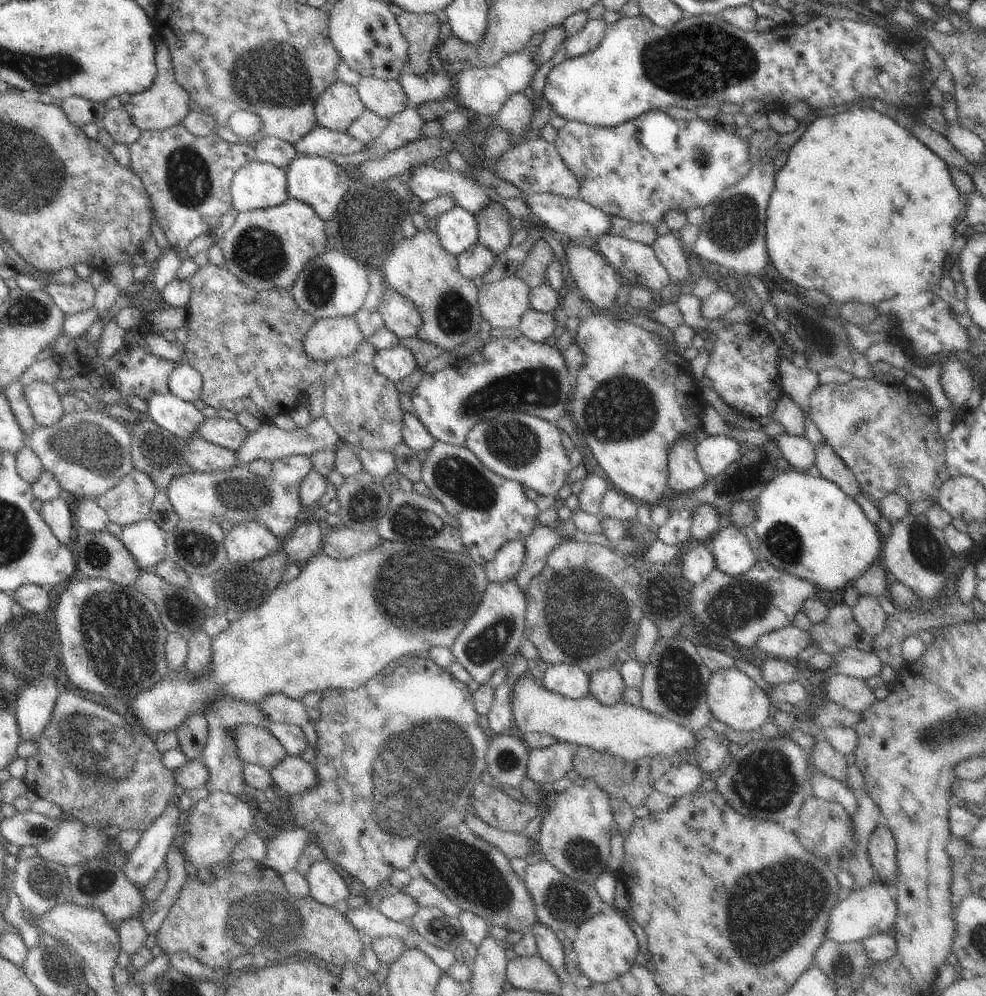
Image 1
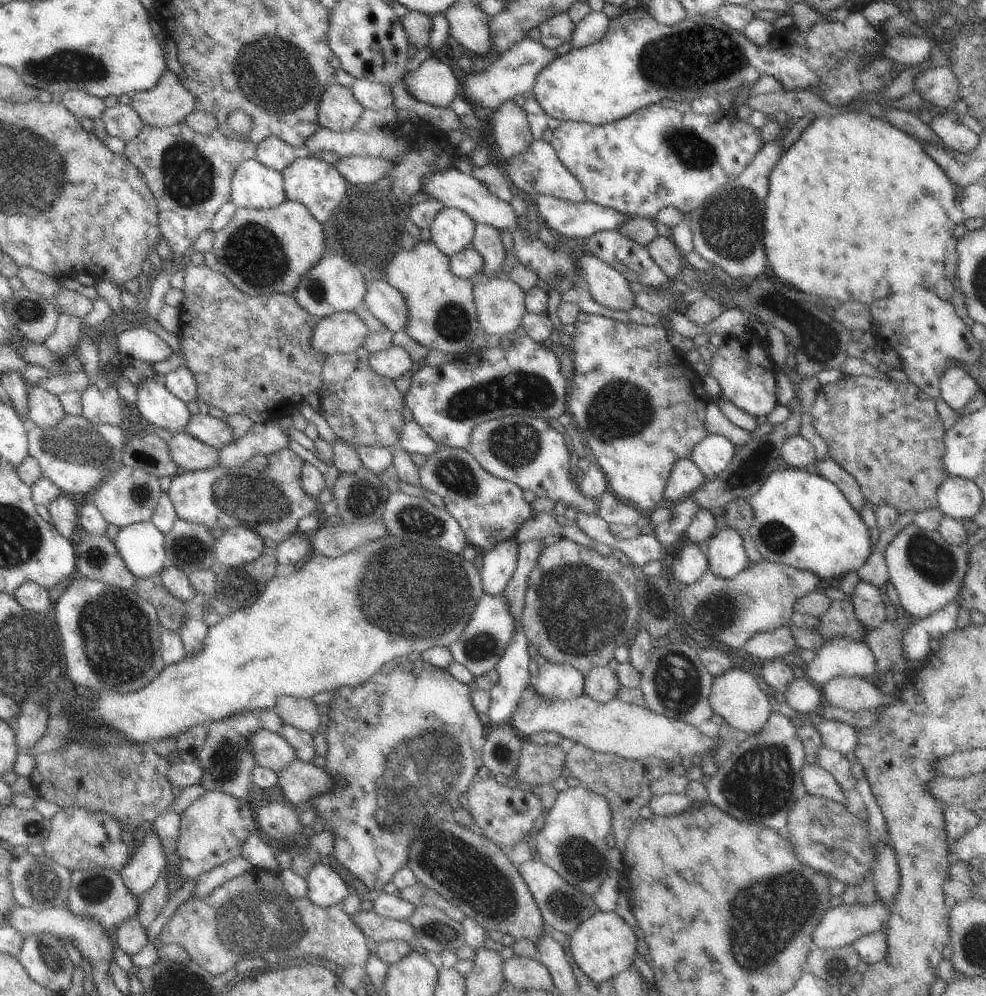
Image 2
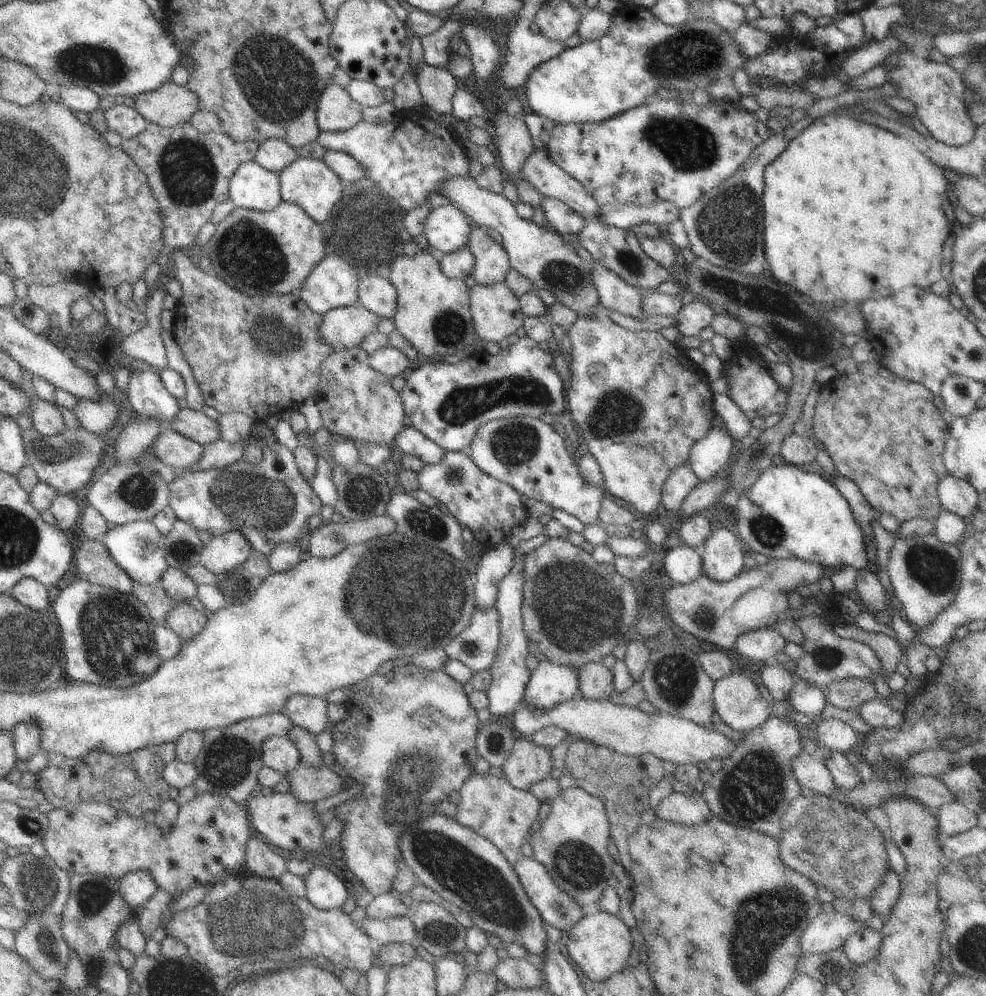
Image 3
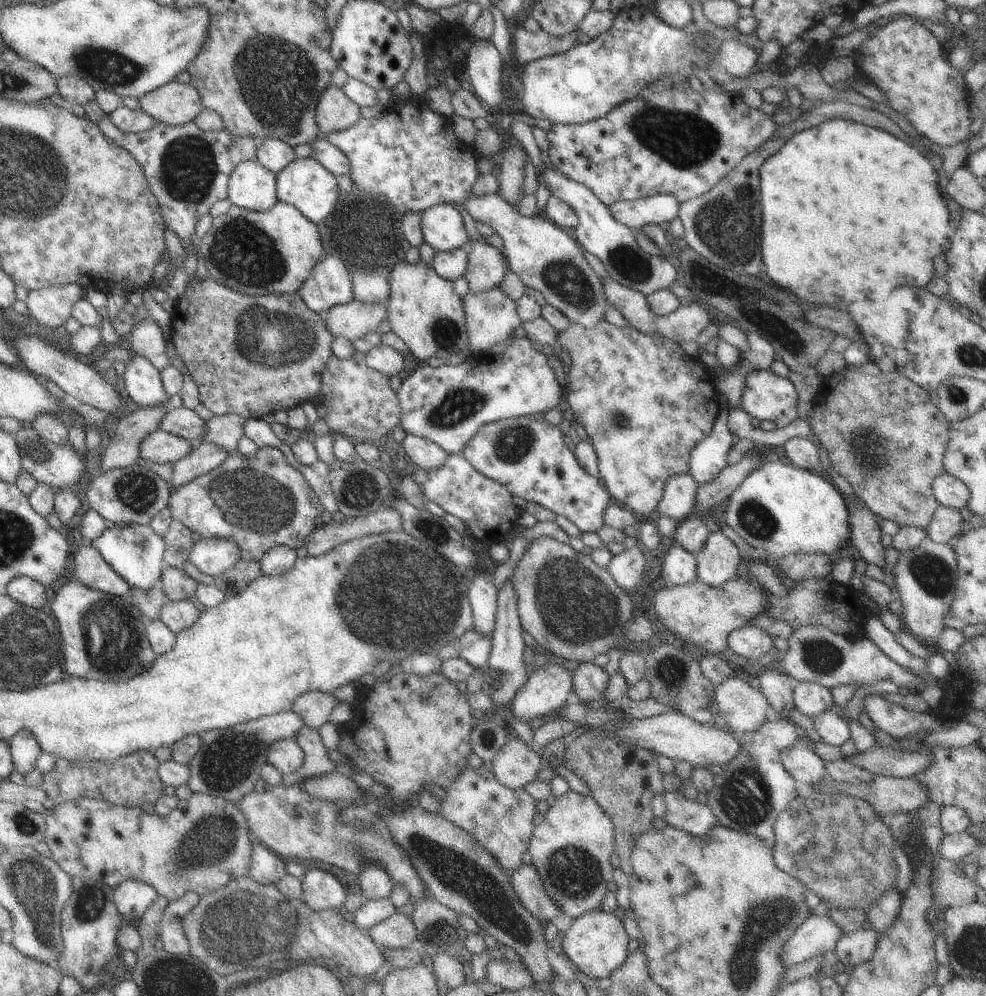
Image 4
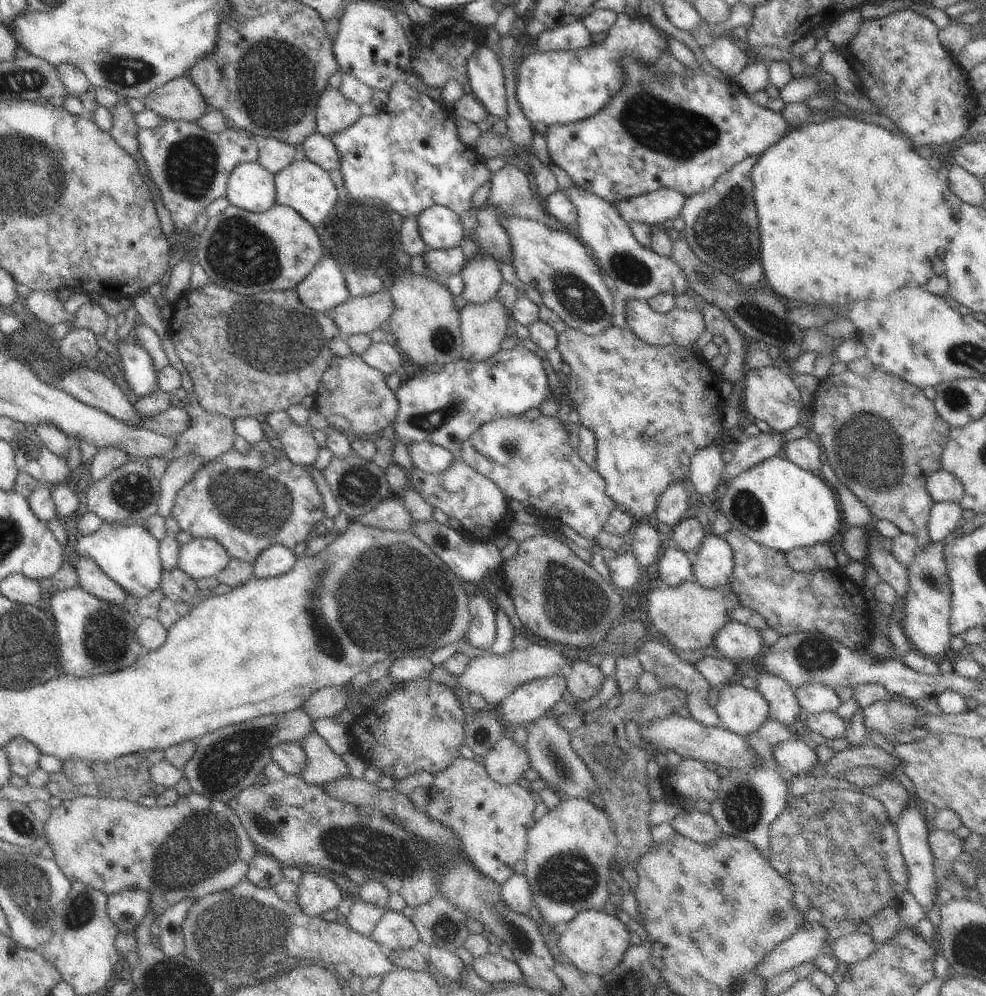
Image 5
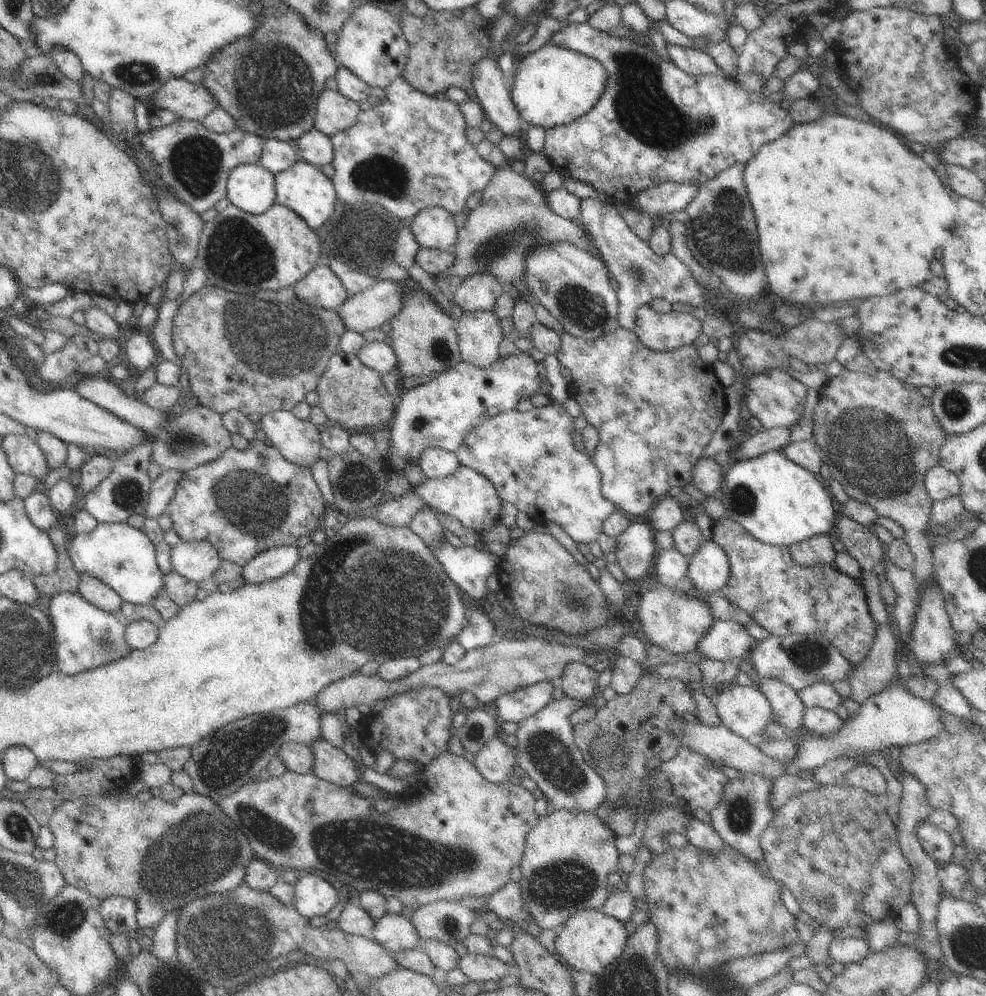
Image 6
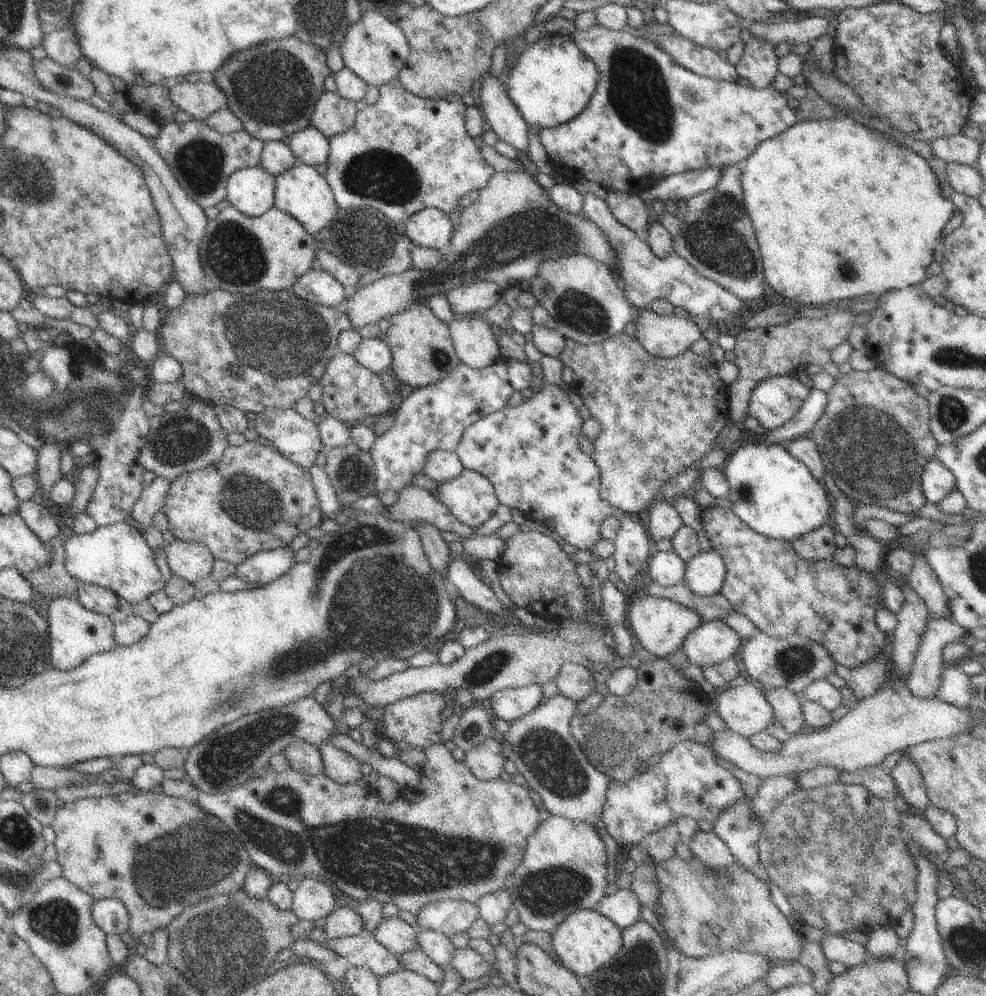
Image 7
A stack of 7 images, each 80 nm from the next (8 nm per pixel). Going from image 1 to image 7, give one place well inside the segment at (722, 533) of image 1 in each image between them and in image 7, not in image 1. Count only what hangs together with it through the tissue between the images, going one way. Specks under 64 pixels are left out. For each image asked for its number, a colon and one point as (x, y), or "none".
2: (726, 552)
3: (722, 556)
4: (719, 561)
5: (713, 565)
6: (709, 567)
7: (704, 574)

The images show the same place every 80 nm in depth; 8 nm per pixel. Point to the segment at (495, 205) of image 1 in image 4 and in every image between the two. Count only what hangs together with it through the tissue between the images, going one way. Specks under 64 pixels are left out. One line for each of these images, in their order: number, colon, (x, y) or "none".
2: (486, 240)
3: (492, 265)
4: (486, 268)

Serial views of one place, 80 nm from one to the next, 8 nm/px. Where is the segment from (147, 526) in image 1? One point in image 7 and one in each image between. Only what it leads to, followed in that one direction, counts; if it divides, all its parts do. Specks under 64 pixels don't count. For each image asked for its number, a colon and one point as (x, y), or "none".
2: (141, 545)
3: (138, 548)
4: (134, 551)
5: (128, 553)
6: (122, 556)
7: (117, 557)

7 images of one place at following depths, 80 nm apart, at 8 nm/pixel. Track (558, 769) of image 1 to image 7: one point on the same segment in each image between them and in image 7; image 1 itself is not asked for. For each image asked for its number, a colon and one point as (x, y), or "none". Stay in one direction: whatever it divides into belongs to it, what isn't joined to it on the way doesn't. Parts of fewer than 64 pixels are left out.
2: (538, 765)
3: (528, 763)
4: (517, 764)
5: (506, 763)
6: (496, 761)
7: (486, 761)

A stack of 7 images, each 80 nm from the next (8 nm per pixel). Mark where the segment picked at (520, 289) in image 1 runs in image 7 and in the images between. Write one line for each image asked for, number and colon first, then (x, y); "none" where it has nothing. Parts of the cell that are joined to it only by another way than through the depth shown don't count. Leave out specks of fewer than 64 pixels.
2: (499, 303)
3: (495, 309)
4: (491, 316)
5: (484, 326)
6: (479, 333)
7: (476, 345)

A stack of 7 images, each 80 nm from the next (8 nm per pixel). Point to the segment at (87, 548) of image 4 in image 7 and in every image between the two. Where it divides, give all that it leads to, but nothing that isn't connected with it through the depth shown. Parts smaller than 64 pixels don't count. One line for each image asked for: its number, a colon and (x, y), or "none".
5: (90, 576)
6: (100, 594)
7: (99, 599)

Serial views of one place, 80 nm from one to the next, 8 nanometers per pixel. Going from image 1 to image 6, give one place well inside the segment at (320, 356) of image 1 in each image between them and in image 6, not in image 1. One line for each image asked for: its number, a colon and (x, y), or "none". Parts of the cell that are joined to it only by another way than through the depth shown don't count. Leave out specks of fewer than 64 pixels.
2: (345, 331)
3: (345, 327)
4: (352, 321)
5: (363, 315)
6: (368, 310)

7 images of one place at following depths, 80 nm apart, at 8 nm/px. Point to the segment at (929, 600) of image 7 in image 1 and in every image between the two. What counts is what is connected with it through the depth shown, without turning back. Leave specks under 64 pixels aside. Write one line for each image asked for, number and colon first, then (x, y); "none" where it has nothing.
1: (887, 434)
2: (887, 435)
3: (885, 434)
4: (883, 434)
5: (882, 436)
6: (878, 436)

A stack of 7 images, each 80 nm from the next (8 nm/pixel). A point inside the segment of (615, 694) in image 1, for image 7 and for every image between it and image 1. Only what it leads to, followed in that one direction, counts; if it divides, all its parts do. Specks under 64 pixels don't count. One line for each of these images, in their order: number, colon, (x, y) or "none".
2: (600, 683)
3: (595, 681)
4: (590, 682)
5: (584, 680)
6: (578, 681)
7: (576, 682)

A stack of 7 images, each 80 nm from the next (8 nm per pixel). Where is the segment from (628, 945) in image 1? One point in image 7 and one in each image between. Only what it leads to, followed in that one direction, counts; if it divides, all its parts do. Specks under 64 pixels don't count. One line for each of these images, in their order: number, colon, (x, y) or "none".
2: (603, 946)
3: (600, 943)
4: (596, 942)
5: (595, 942)
6: (590, 941)
7: (586, 941)

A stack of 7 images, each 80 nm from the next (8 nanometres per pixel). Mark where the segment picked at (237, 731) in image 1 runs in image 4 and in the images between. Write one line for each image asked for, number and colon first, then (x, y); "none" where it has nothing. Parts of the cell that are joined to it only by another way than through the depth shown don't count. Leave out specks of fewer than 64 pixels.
2: (270, 750)
3: (278, 752)
4: (286, 755)

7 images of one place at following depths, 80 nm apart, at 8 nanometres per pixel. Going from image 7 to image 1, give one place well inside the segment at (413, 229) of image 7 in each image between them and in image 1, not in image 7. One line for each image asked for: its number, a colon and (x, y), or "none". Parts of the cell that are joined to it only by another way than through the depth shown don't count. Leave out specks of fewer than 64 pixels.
1: (457, 230)
2: (452, 230)
3: (447, 228)
4: (442, 225)
5: (440, 227)
6: (434, 227)

